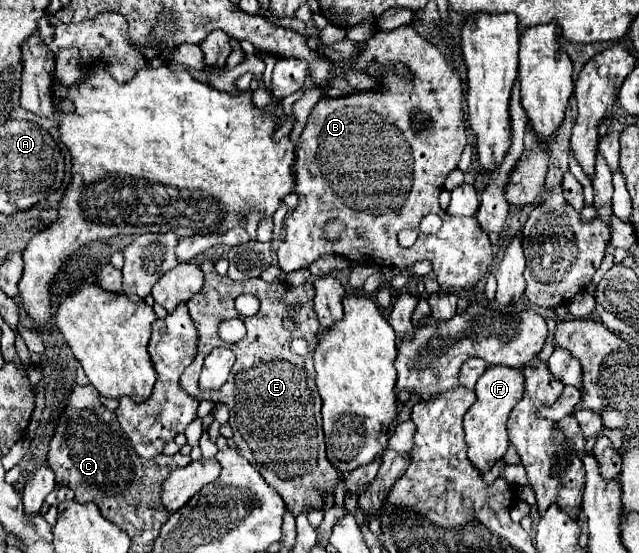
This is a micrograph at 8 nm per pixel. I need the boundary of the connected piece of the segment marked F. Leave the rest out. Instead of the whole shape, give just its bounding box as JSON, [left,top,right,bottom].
[464,365,524,473]

